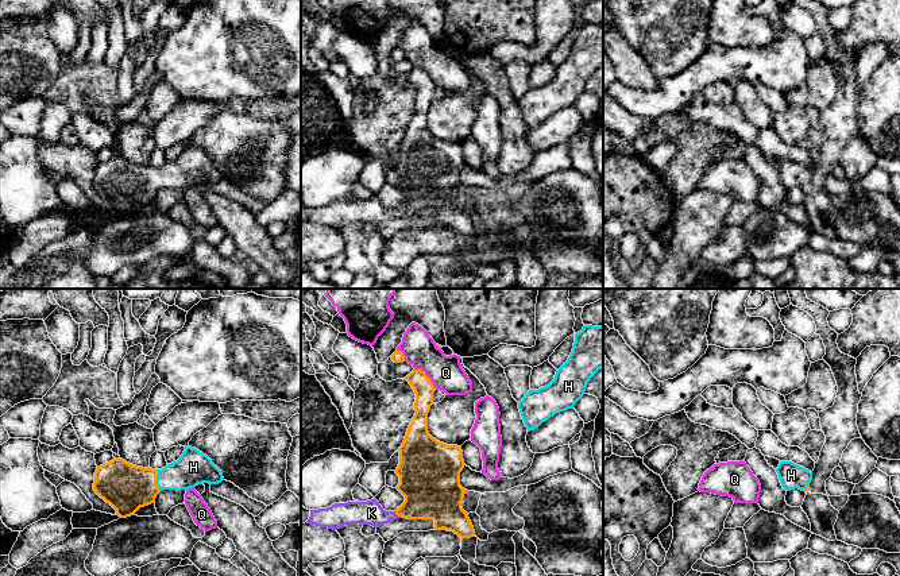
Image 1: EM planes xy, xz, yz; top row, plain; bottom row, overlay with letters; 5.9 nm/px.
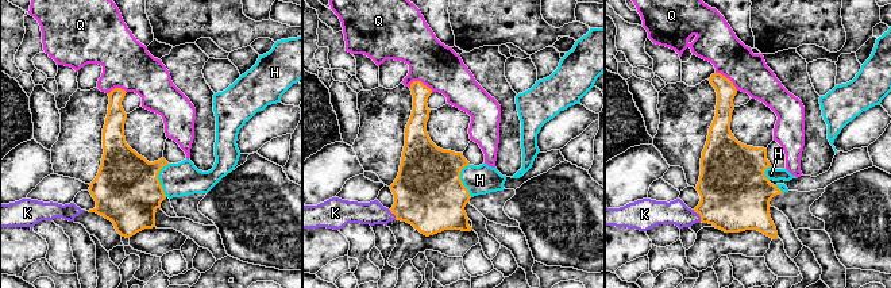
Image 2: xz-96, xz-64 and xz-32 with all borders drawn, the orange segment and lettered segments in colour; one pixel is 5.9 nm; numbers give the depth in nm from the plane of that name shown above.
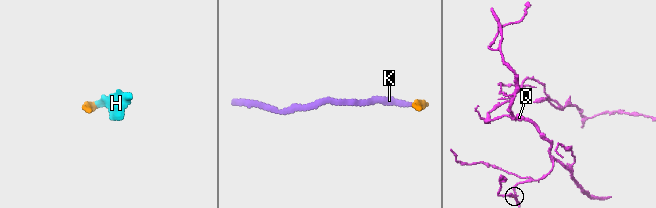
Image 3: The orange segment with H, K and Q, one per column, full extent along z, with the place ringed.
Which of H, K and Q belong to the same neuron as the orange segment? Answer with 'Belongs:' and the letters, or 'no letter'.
Belongs: H, K

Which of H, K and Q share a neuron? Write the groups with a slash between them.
H K / Q

